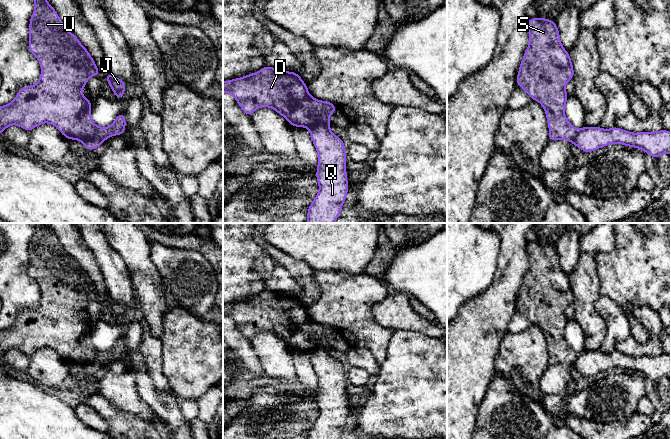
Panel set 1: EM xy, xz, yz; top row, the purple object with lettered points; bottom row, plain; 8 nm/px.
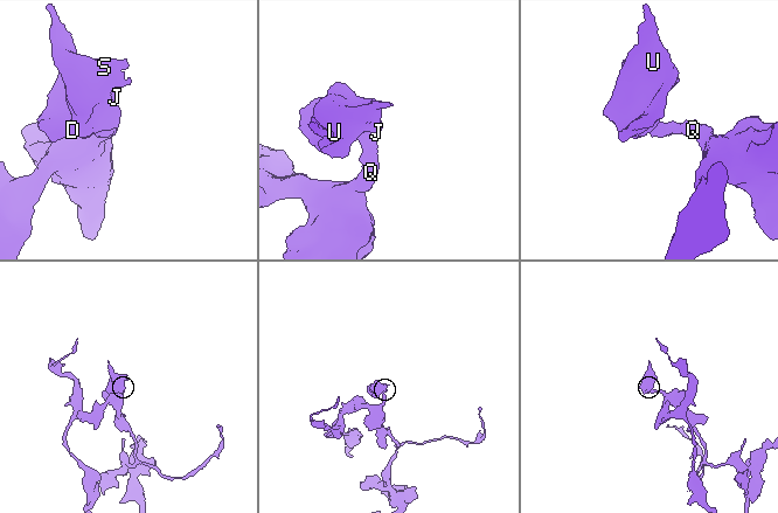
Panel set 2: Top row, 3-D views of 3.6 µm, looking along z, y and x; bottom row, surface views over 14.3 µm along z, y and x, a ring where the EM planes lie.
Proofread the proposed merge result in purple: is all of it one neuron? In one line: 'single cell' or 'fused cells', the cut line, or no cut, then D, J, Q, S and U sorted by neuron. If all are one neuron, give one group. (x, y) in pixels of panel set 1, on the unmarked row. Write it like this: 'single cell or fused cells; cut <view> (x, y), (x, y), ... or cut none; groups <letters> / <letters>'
fused cells; cut xy (104, 364), (89, 362), (83, 368); groups D J S U / Q

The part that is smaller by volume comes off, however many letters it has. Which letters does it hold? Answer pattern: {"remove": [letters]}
{"remove": ["D", "J", "S", "U"]}

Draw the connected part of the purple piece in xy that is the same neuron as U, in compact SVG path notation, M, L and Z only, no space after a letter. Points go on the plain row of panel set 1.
M46 223L33 225L35 232L28 251L28 274L38 283L41 299L37 307L21 311L12 326L0 331L0 358L11 349L18 349L31 356L38 349L49 347L66 363L79 364L82 368L93 362L105 365L115 359L123 360L126 353L124 336L120 336L109 351L99 351L91 342L92 324L81 318L89 302L101 298L90 276L67 253Z

